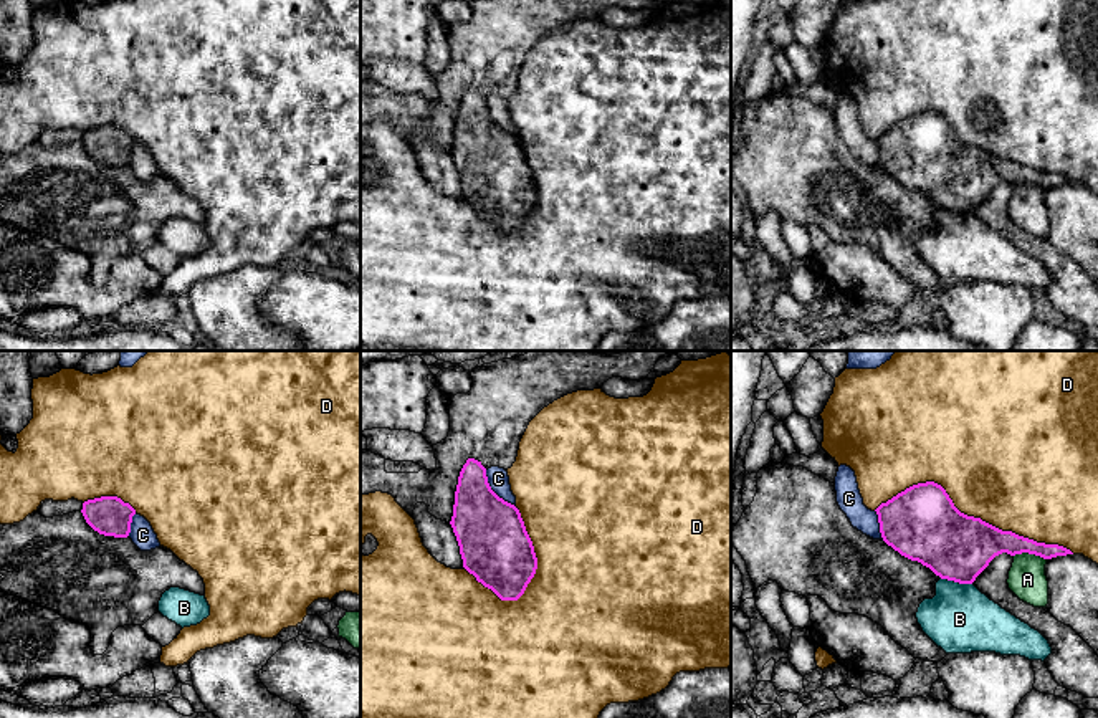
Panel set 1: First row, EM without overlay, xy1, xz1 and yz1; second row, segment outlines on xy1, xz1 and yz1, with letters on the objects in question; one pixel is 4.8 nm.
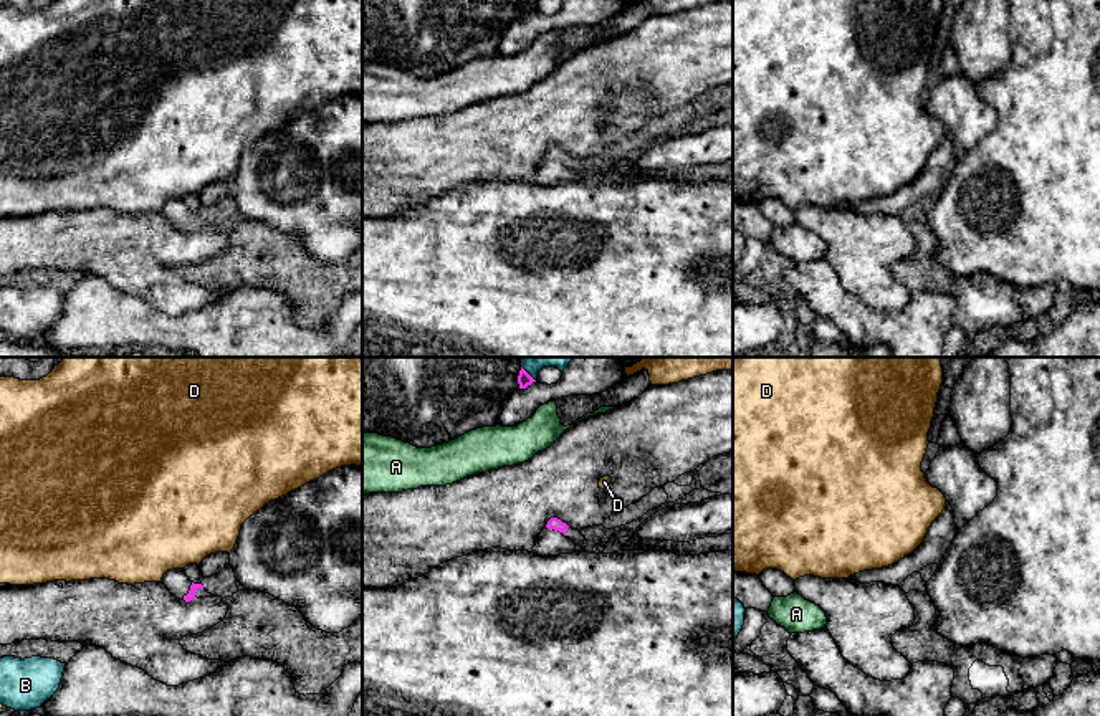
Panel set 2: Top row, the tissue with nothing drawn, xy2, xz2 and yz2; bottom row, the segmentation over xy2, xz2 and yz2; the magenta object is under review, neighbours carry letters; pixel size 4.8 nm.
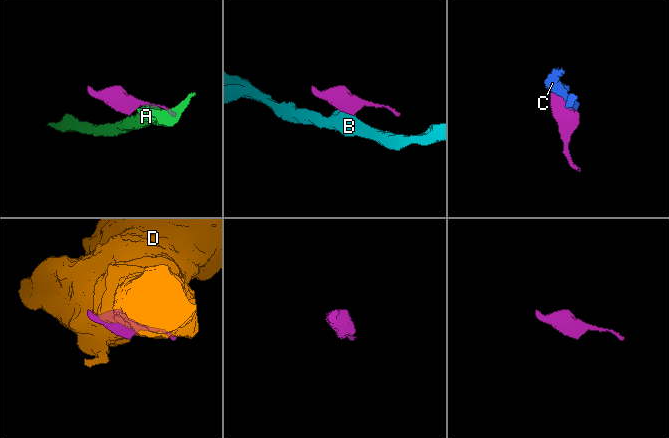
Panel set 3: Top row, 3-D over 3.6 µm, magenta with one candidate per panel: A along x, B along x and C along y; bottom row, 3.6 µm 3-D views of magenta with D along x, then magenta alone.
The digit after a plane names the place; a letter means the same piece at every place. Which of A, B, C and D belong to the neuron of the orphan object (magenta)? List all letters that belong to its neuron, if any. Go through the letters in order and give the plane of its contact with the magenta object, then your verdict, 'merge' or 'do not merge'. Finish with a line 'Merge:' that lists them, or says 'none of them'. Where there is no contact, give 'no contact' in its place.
A: yz1 | do not merge
B: yz1 | do not merge
C: xz1 | do not merge
D: yz1 | do not merge
Merge: none of them

